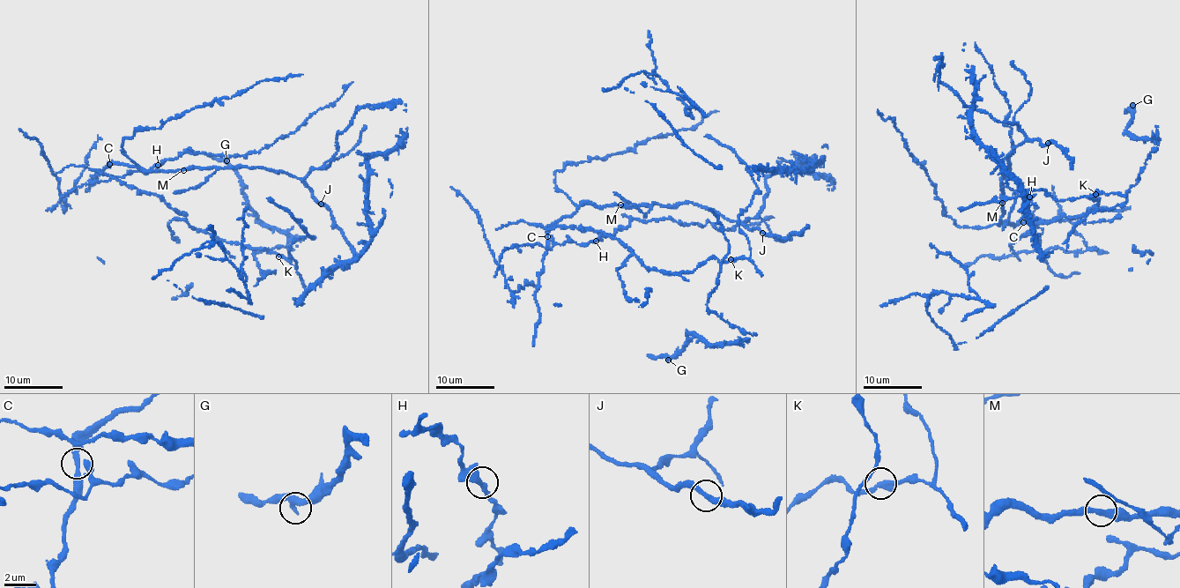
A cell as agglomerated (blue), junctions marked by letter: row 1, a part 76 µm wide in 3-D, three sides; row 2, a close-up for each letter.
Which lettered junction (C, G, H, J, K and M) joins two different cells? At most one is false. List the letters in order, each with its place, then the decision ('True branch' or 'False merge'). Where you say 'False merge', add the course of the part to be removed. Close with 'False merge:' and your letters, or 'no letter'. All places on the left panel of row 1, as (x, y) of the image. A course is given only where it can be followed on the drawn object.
C: Place: (109, 164). True branch
G: Place: (226, 160). True branch
H: Place: (158, 165). True branch
J: Place: (321, 204). True branch
K: Place: (278, 256). True branch
M: Place: (183, 170). True branch
False merge: no letter

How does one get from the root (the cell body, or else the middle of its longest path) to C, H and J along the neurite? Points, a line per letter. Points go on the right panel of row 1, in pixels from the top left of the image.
C: (1030, 232), (1035, 227), (1033, 221), (1024, 222)
H: (1030, 232), (1037, 221), (1033, 213), (1035, 205), (1029, 197)
J: (1030, 232), (1035, 227), (1033, 221), (1000, 222), (1004, 206), (1001, 164), (1013, 148), (1025, 139), (1048, 143)

